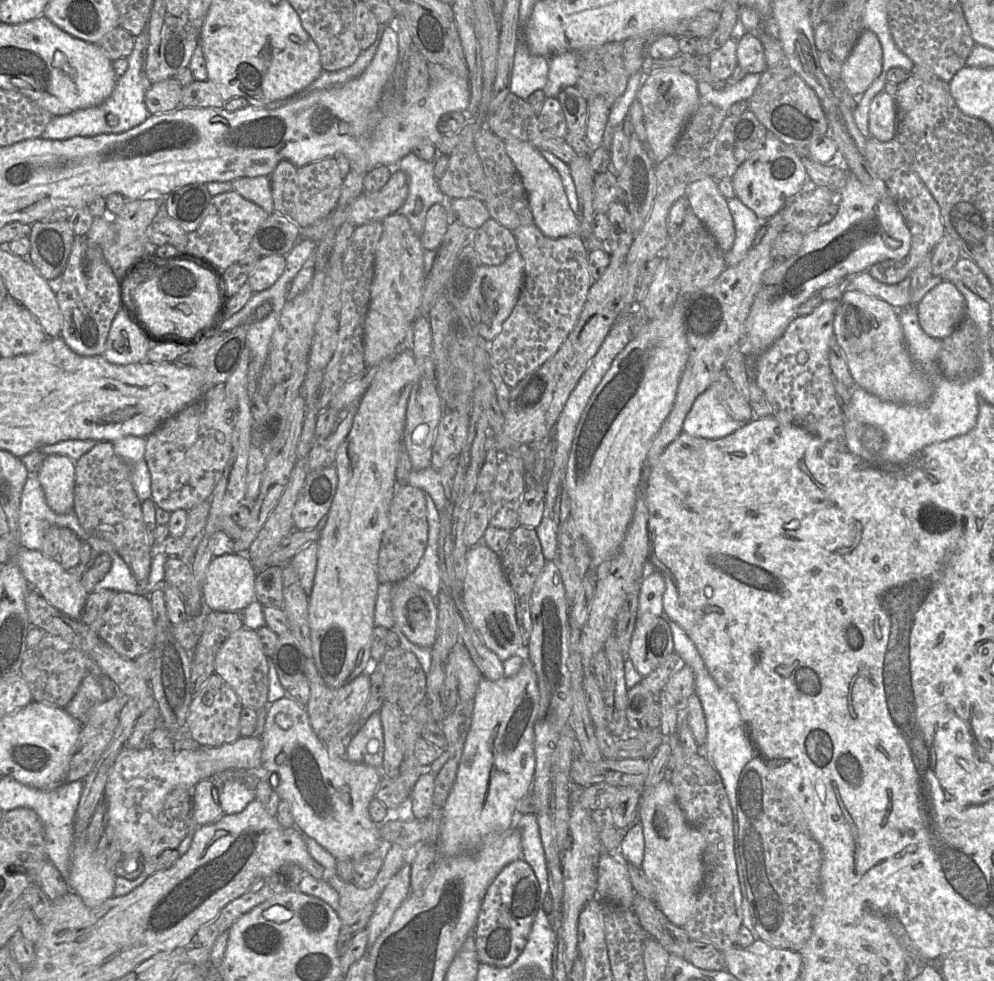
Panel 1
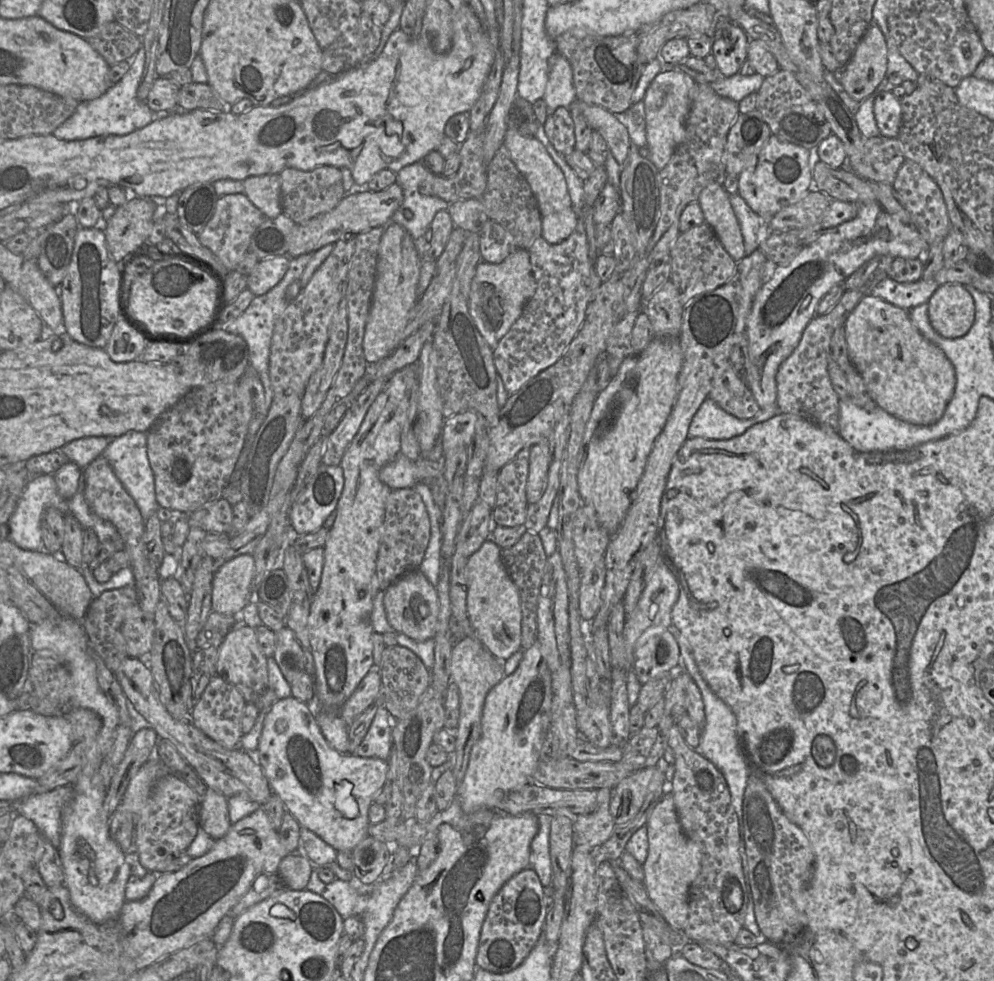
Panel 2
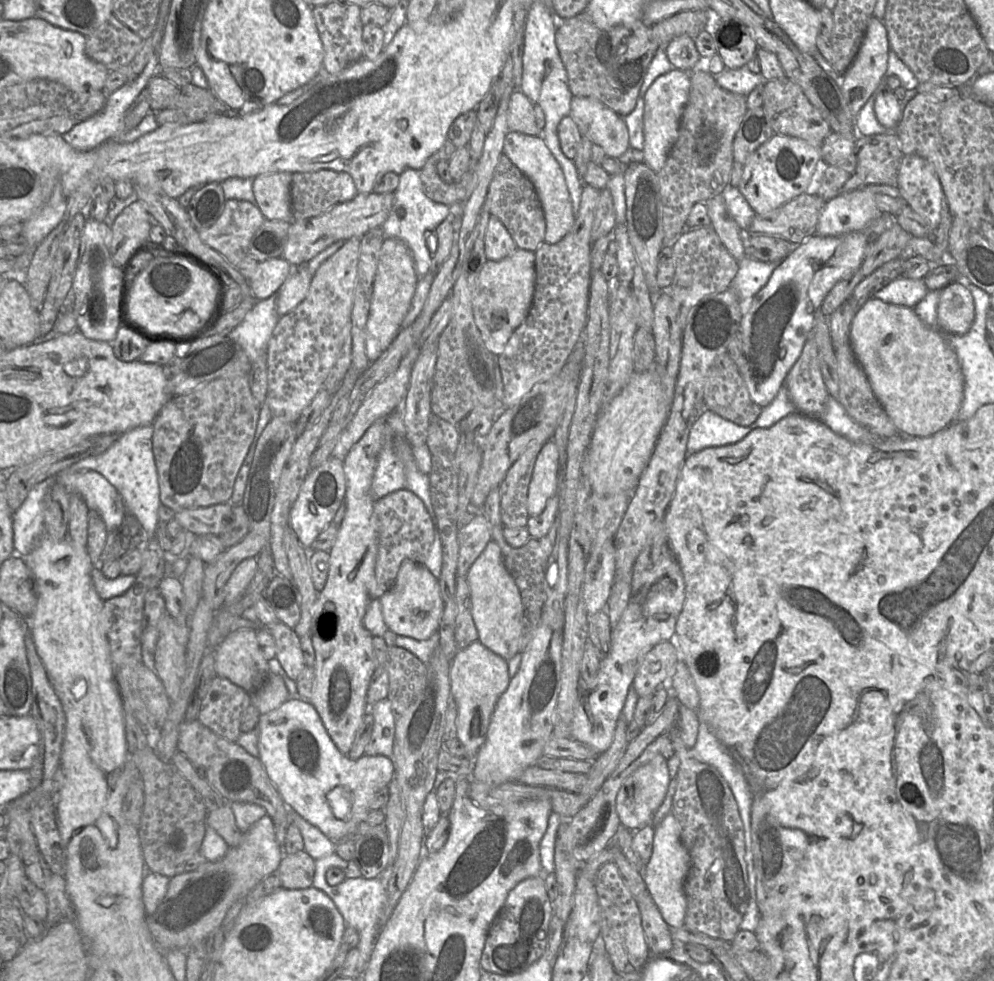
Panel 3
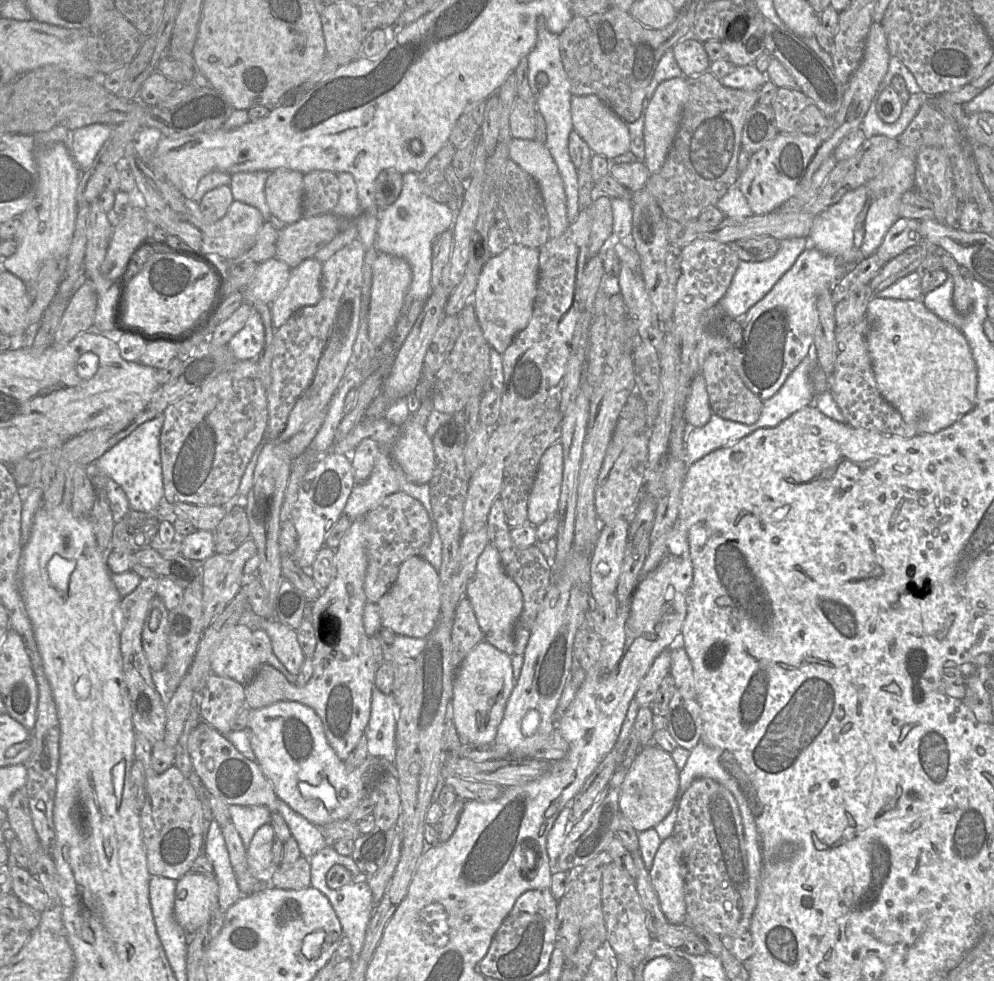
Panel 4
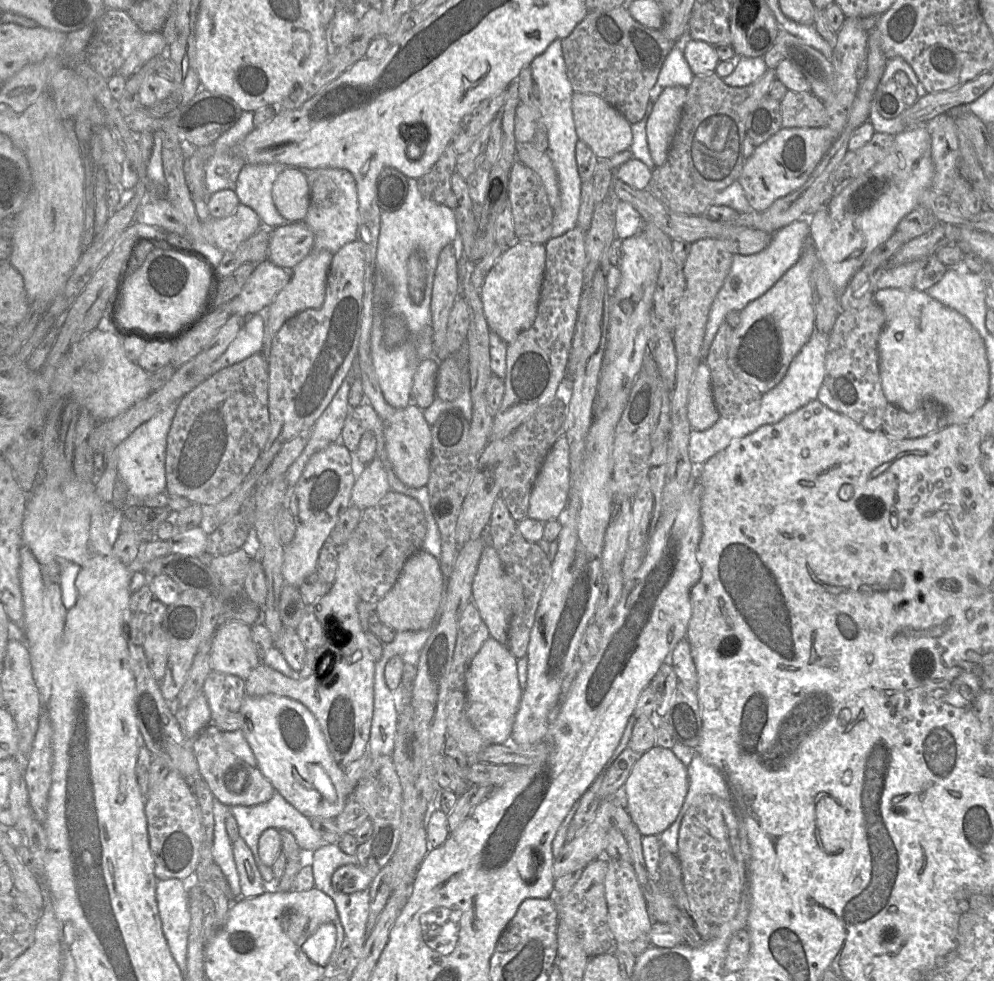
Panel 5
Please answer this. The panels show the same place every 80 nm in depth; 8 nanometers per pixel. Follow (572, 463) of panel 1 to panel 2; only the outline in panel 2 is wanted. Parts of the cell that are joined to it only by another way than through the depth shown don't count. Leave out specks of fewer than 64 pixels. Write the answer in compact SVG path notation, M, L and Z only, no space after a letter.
M654 337L643 351L626 358L609 383L597 394L583 437L577 482L583 503L595 510L598 522L610 535L619 529L634 498L634 490L644 472L654 442L673 409L682 362L678 338Z

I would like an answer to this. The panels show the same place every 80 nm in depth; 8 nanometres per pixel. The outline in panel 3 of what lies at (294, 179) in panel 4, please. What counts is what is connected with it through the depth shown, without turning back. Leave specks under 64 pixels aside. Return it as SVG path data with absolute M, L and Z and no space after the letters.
M290 172L263 174L253 179L255 204L267 220L292 222Z

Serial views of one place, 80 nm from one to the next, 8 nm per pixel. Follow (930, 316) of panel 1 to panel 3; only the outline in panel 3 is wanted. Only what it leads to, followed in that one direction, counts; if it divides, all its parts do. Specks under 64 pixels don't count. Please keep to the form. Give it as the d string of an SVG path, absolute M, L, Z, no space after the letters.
M957 280L940 290L937 321L941 330L963 335L969 331L974 319L974 299L965 285Z

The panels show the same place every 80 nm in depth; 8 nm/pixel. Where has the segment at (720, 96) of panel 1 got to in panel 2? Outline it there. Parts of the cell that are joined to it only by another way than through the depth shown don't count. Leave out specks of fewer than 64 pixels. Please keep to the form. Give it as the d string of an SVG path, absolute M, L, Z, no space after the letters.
M737 72L729 77L719 76L710 85L718 95L739 102L749 94L757 92L763 80L764 77L758 73L746 76Z

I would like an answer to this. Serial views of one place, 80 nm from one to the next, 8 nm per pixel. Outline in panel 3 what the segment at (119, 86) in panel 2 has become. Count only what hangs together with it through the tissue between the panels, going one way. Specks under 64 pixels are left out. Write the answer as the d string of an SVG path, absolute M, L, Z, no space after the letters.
M156 55L149 60L143 72L136 79L107 94L106 104L101 112L75 125L69 132L63 134L62 136L65 141L76 150L85 152L98 148L116 136L120 136L118 142L130 143L157 129L159 124L156 121L156 112L147 114L138 126L130 131L126 131L124 121L126 110L135 101L139 93L147 87L149 81L157 74L160 75L160 70L158 70L158 57Z

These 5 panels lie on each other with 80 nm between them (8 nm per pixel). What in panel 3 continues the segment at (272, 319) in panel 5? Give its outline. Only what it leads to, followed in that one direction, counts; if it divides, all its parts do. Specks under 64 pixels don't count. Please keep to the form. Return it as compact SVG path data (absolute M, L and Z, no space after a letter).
M299 265L290 274L277 293L276 307L280 317L290 313L305 299L312 277L307 265Z

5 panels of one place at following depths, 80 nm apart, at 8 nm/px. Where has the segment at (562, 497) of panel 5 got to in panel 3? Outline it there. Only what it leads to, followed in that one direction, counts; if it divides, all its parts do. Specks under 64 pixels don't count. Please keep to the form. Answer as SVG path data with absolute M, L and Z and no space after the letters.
M552 439L545 441L537 455L528 488L529 517L540 515L548 500L556 495L559 480L559 451Z

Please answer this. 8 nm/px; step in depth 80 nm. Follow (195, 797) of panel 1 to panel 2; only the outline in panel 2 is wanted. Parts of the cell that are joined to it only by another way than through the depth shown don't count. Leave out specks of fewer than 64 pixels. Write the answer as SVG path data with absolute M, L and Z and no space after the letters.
M210 788L201 798L198 814L200 828L214 840L225 836L232 825L229 818L227 797Z

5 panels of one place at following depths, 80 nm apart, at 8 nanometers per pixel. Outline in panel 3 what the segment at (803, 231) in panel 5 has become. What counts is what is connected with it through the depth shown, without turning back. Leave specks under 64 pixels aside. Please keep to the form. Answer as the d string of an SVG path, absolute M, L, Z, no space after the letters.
M745 257L732 281L732 288L744 303L750 301L768 282L780 262L764 262Z

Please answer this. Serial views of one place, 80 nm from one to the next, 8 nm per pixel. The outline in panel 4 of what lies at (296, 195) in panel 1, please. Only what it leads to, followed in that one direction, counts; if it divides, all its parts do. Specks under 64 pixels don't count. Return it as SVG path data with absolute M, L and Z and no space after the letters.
M313 171L303 176L302 217L310 218L332 212L340 196L337 174Z

